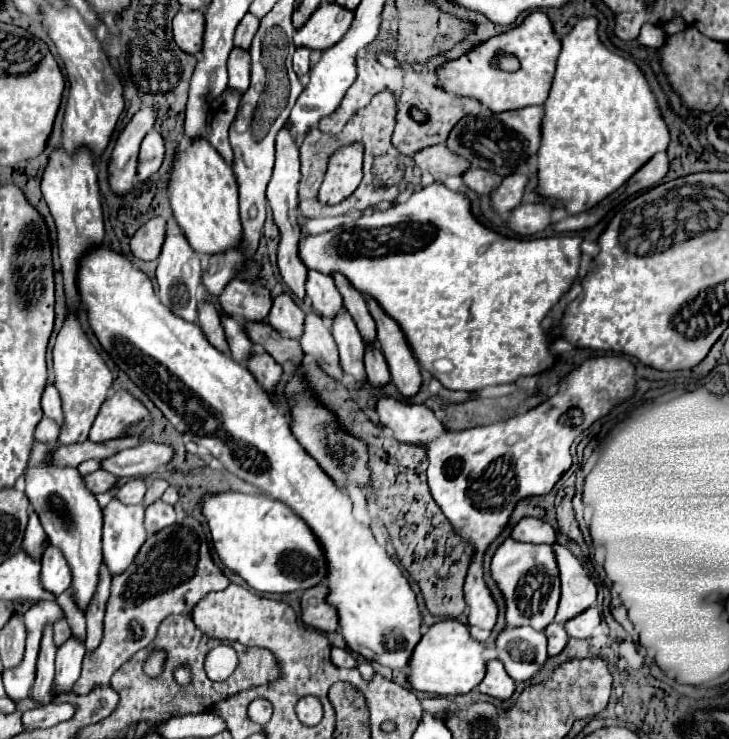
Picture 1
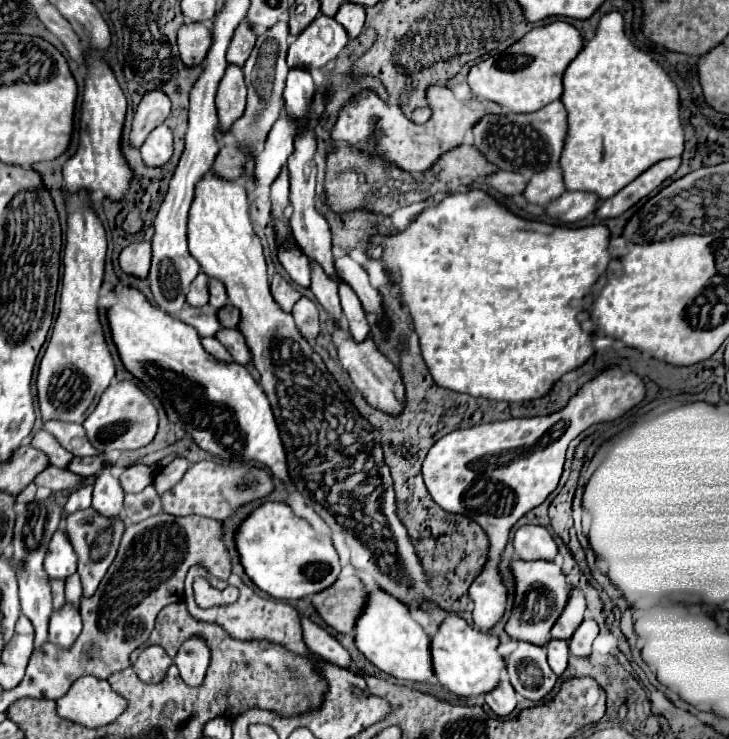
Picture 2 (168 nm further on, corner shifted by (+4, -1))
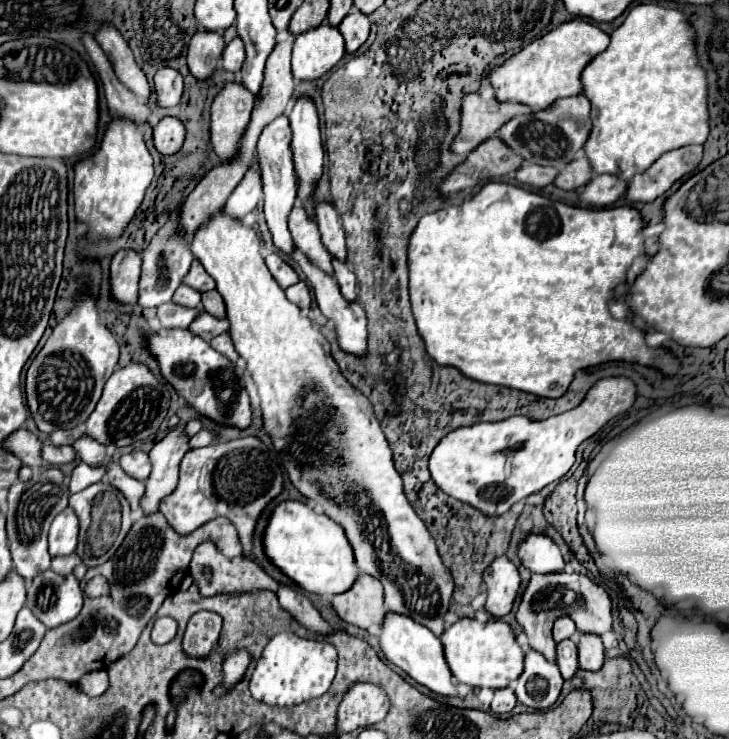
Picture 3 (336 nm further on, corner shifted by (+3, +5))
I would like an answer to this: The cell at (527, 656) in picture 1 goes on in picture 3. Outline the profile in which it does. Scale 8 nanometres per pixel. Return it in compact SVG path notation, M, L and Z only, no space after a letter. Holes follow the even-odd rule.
M528 650L524 654L524 672L514 682L518 702L534 710L550 708L562 690L564 678L554 662L548 662L540 652Z

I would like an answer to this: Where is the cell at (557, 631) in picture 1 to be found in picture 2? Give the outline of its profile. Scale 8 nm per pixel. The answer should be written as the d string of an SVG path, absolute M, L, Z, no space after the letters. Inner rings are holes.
M549 640L547 644L547 656L549 656L549 666L551 670L561 676L567 668L567 660L569 660L569 646L565 640Z

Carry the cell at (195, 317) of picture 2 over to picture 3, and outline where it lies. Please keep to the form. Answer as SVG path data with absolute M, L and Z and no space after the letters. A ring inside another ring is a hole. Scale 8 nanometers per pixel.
M168 302L158 308L158 320L162 330L170 328L188 328L190 322L194 322L198 316L198 308L184 308L174 302Z

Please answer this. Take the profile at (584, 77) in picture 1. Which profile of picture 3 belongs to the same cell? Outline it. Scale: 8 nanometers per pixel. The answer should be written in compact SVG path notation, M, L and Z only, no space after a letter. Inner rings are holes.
M654 4L632 6L626 20L610 34L608 48L588 62L580 80L582 94L592 102L592 134L584 144L584 154L594 174L612 174L628 182L664 152L688 144L704 144L708 136L706 78L696 62L694 34L686 16L677 9Z

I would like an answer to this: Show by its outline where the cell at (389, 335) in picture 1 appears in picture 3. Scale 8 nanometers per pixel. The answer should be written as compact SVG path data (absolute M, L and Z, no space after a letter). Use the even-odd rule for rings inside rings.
M316 204L316 222L322 234L322 242L332 258L340 258L340 262L346 262L348 250L344 242L344 228L340 224L338 212L330 204Z

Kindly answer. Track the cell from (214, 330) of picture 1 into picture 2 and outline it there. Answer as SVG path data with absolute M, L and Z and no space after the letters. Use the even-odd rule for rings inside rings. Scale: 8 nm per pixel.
M203 338L201 340L203 342L203 348L211 354L211 356L215 356L217 360L223 360L223 362L233 362L233 358L231 358L231 354L219 344L219 340L215 340L215 338Z

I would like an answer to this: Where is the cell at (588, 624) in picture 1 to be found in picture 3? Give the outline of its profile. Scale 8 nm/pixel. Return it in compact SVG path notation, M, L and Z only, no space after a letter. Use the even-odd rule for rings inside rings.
M580 634L578 640L578 662L584 670L598 670L604 664L604 646L596 634Z

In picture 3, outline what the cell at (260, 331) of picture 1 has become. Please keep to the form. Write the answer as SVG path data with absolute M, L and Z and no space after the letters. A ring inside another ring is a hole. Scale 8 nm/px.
M210 290L210 292L202 294L202 306L208 314L212 314L216 318L226 318L226 304L216 290Z

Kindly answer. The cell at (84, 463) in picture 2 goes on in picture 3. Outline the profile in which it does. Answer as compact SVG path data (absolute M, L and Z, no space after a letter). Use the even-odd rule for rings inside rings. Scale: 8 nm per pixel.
M44 444L42 448L42 458L50 464L50 466L62 466L62 464L70 464L76 460L76 454L72 450L72 446L50 446L50 444Z

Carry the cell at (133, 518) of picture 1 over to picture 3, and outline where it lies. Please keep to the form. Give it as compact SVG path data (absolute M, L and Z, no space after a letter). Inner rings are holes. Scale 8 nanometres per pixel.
M82 434L72 446L78 452L80 460L88 462L88 466L104 466L106 468L108 462L112 462L112 458L106 454L106 446L96 442L88 434Z

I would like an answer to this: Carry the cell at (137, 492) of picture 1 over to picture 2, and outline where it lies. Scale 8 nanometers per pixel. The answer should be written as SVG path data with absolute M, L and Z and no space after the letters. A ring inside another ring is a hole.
M133 464L123 470L119 480L121 480L121 486L125 492L141 492L147 484L153 482L153 476L155 476L155 472L149 466Z

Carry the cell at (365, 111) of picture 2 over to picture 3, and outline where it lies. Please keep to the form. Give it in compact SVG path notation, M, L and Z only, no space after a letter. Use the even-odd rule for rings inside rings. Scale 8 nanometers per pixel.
M466 94L462 98L460 112L460 134L452 140L452 152L466 156L480 142L494 136L504 122L512 116L532 112L528 106L518 102L486 102L480 94Z

